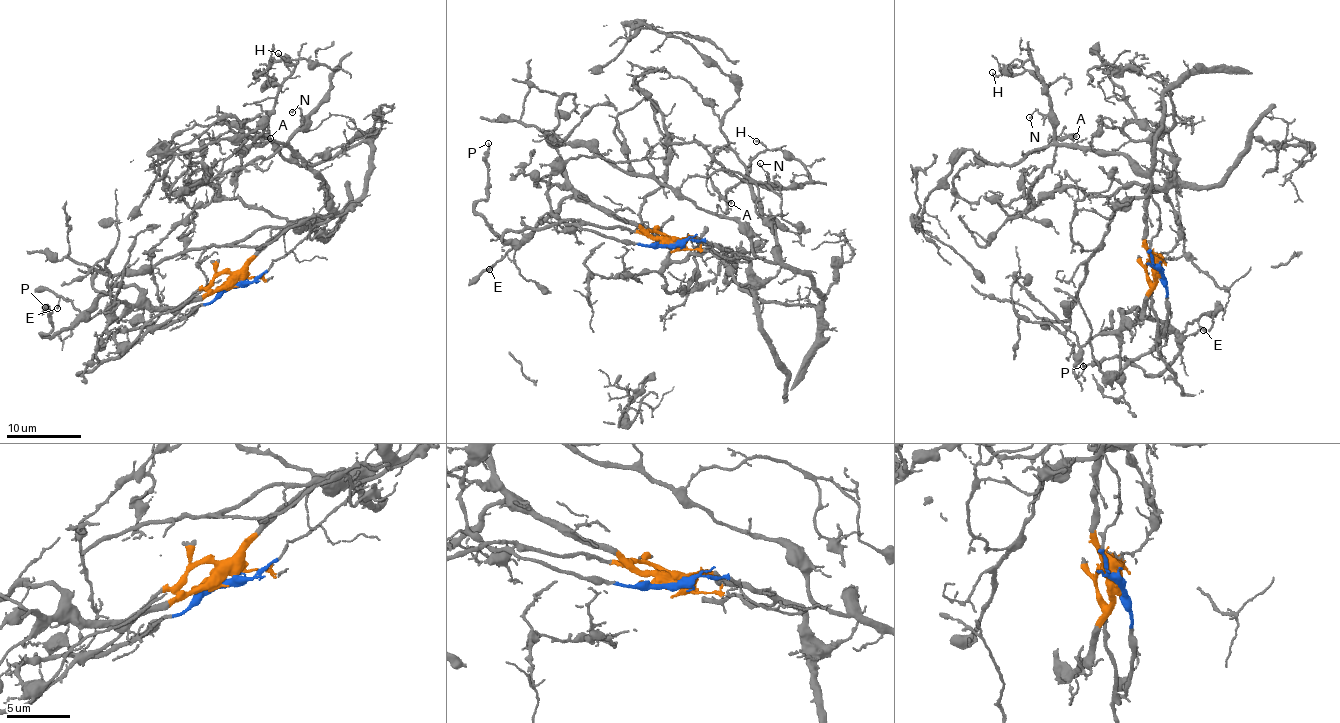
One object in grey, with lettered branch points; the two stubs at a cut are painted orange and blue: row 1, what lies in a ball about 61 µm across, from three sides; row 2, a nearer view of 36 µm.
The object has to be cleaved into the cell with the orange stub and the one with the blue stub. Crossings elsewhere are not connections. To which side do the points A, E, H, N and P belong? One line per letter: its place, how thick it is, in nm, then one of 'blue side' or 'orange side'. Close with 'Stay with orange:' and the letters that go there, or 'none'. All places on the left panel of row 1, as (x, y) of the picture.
A: place (270, 138); calibre 200 nm; blue side
E: place (57, 308); calibre 140 nm; orange side
H: place (278, 53); calibre 130 nm; blue side
N: place (292, 112); calibre 110 nm; blue side
P: place (45, 307); calibre 180 nm; orange side
Stay with orange: E, P

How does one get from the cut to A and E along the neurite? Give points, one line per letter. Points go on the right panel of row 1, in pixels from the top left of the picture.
A: (1160, 271), (1150, 243), (1160, 214), (1148, 176), (1126, 157), (1058, 143), (1025, 156), (1052, 139), (1076, 136)
E: (1160, 271), (1139, 315), (1132, 321), (1120, 312), (1134, 310), (1153, 317), (1178, 335), (1194, 321), (1204, 331)

